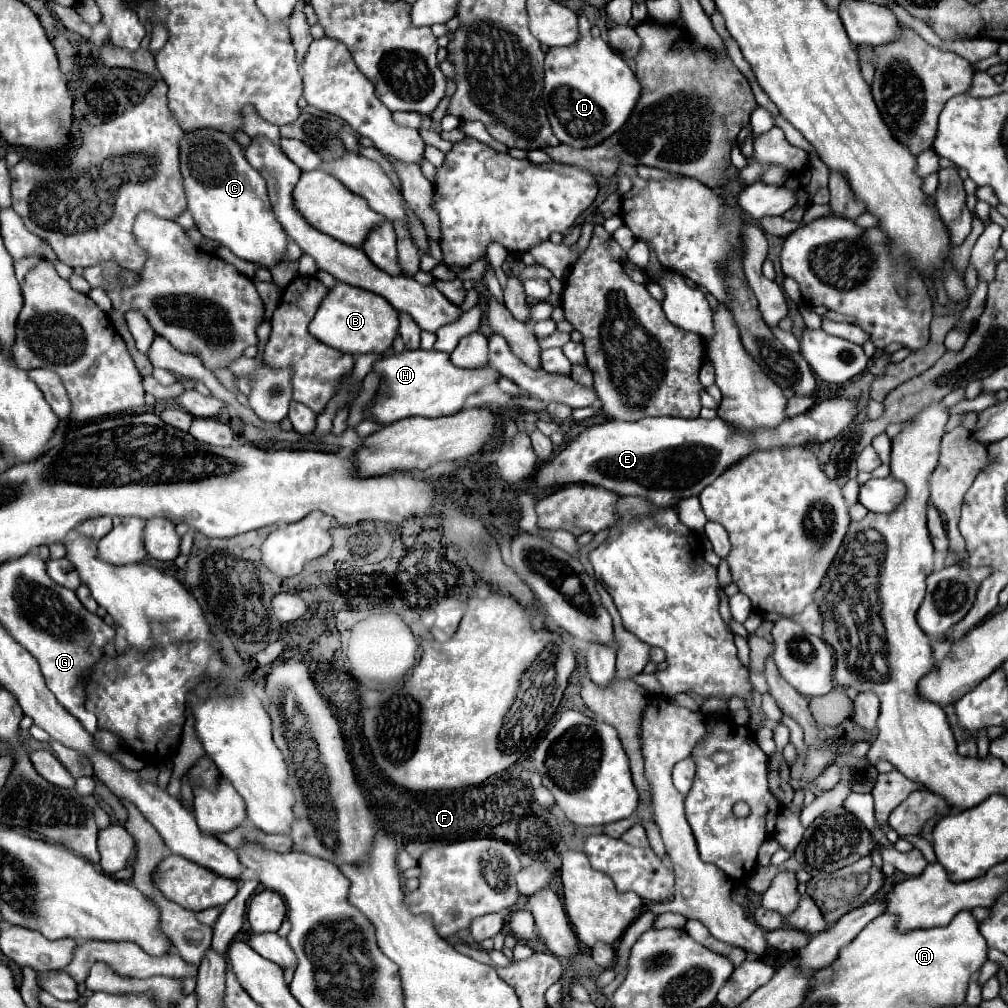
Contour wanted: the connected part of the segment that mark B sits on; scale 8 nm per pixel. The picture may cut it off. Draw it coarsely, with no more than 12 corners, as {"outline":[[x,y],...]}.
{"outline":[[337,282],[309,332],[347,354],[381,354],[399,328],[379,294]]}

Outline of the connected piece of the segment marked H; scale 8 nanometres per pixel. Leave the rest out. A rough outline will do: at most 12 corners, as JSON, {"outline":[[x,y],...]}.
{"outline":[[403,350],[373,366],[371,418],[449,416],[501,374],[449,354]]}

